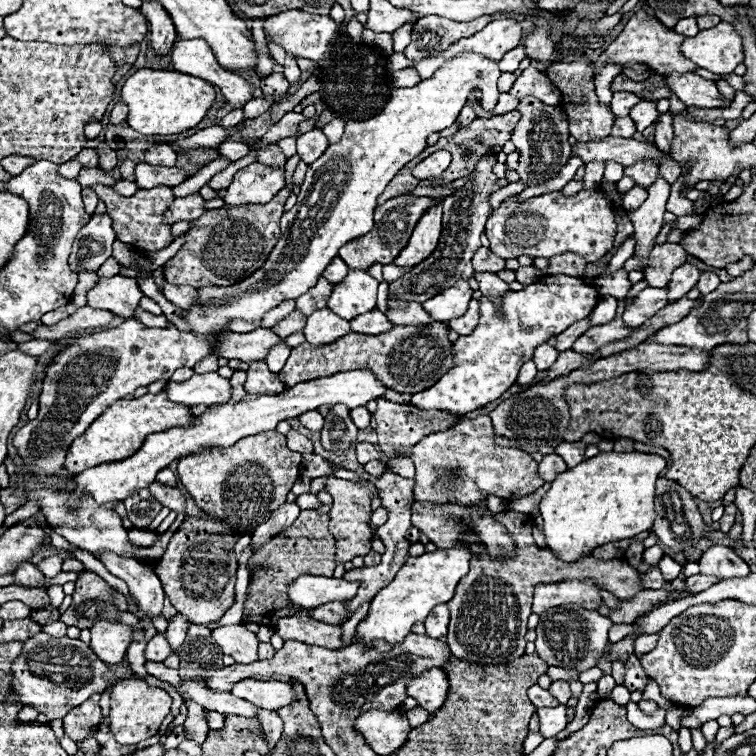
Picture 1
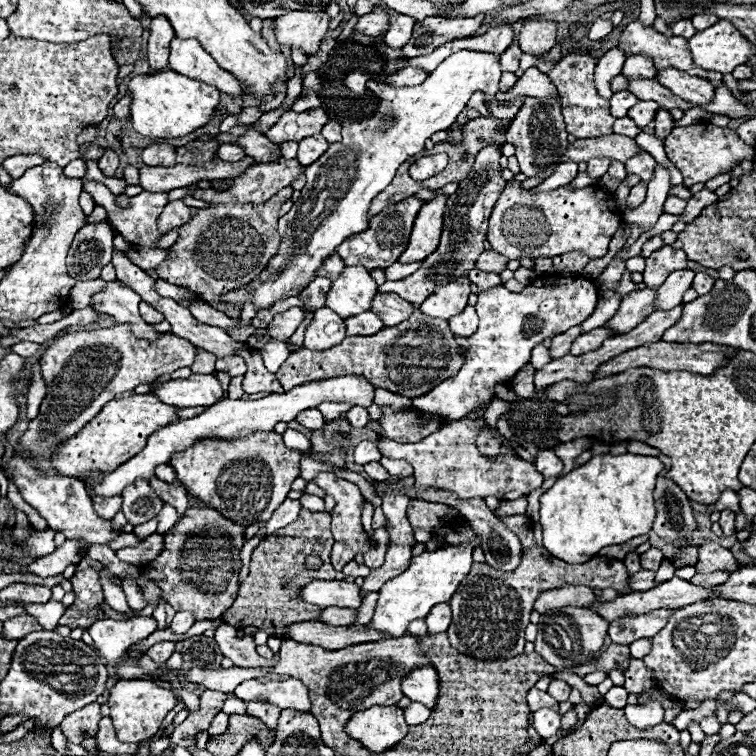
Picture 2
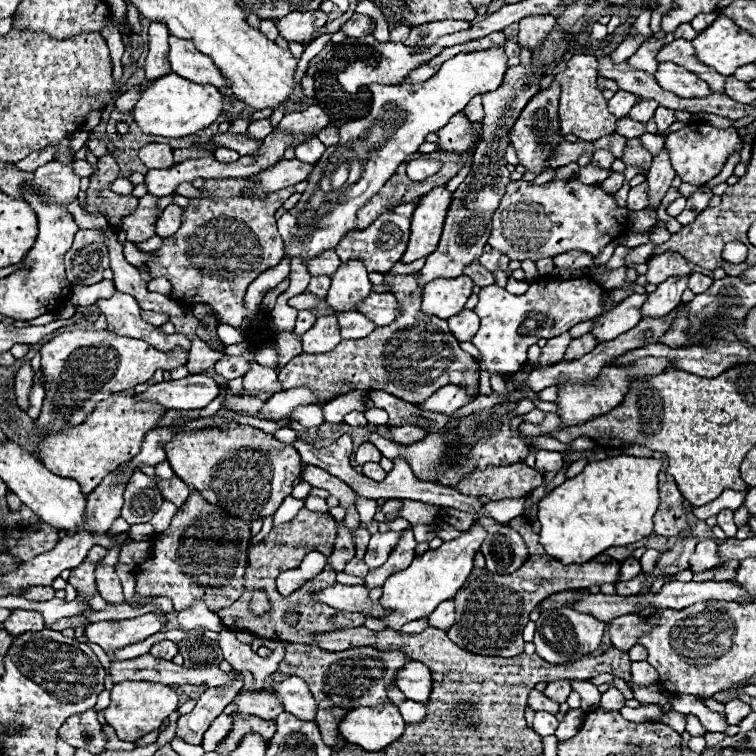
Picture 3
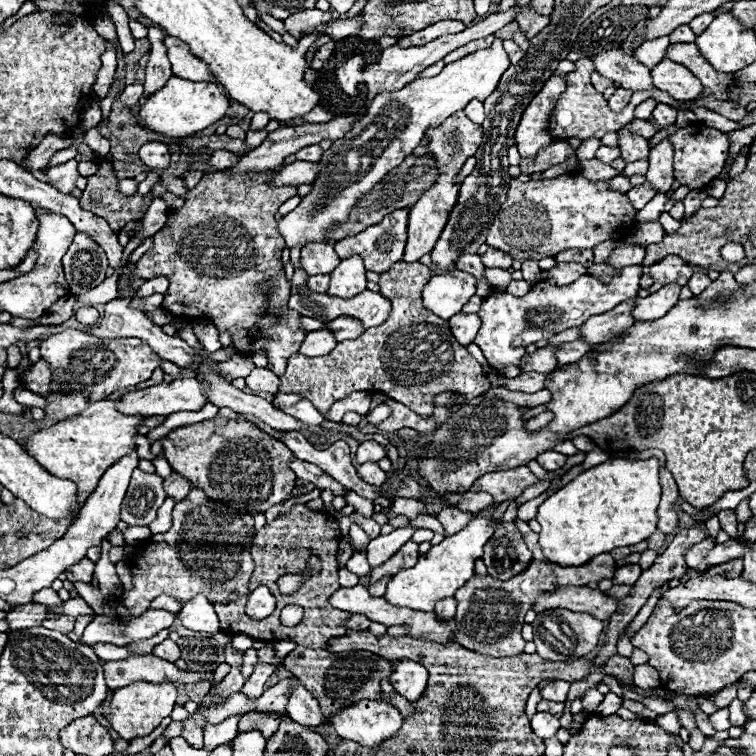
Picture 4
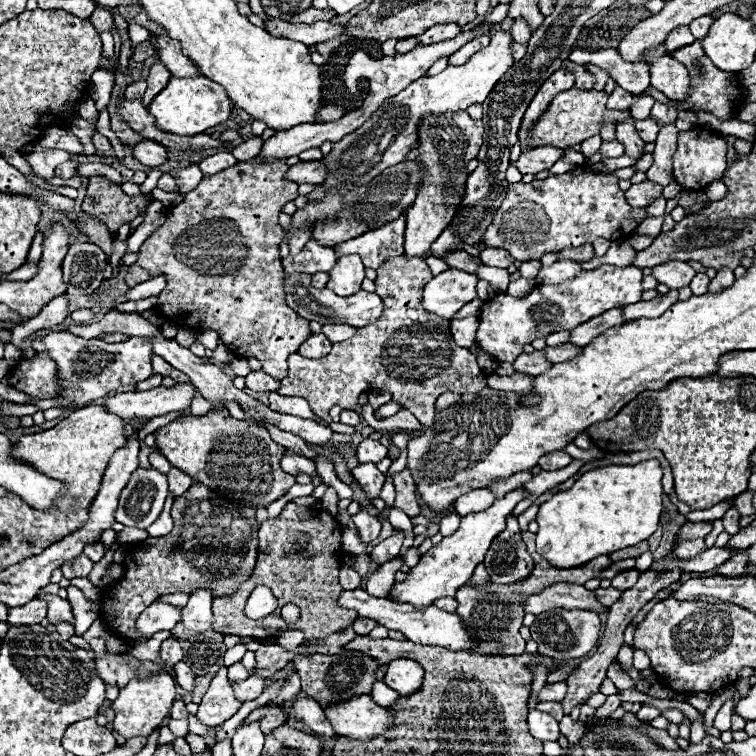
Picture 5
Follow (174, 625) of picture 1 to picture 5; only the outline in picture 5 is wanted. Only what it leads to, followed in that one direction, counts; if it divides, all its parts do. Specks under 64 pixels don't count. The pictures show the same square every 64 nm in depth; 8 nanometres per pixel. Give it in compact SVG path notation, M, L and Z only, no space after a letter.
M194 590L188 604L182 608L182 622L186 628L202 632L212 630L212 592Z

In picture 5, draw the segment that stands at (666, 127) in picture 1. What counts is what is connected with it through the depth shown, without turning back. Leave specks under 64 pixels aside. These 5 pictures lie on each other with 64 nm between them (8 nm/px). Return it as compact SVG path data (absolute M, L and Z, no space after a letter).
M656 102L652 106L652 116L654 120L658 120L660 124L666 124L666 122L674 122L676 120L676 106L668 106L668 104L662 104L662 102Z

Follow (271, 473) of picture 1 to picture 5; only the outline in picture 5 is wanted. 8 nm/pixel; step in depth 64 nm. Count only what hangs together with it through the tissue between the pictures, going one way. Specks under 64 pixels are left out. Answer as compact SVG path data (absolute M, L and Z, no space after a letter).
M214 410L204 416L180 416L154 434L158 450L172 466L186 472L194 482L202 482L230 500L250 506L270 504L284 496L294 484L294 476L280 468L284 446L272 442L270 434L256 422L236 420L226 410Z

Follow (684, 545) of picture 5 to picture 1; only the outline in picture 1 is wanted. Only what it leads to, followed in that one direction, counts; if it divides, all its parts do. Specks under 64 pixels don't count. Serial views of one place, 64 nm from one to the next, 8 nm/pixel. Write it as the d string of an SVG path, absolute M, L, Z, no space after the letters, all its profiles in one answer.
M710 546L702 558L698 560L700 572L710 574L710 576L720 576L722 580L734 578L734 576L748 576L750 568L742 558L734 554L732 548L728 546Z

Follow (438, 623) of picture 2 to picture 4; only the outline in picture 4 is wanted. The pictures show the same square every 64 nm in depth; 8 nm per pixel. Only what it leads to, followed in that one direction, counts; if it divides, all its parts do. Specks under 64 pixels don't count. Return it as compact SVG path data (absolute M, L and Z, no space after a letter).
M444 598L444 602L438 602L434 606L434 612L440 618L454 618L454 614L456 614L456 600L454 598Z

